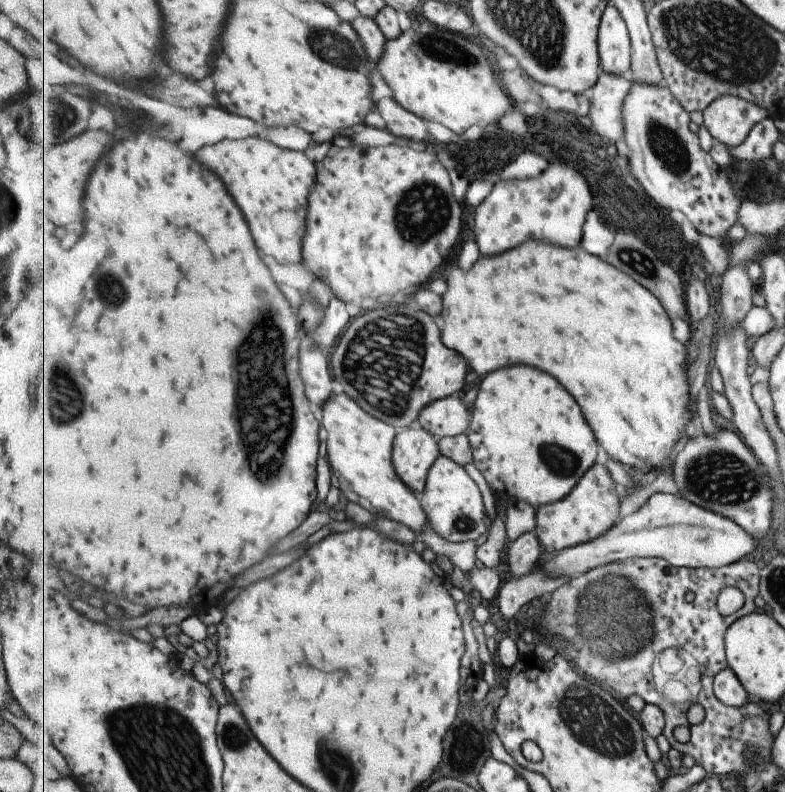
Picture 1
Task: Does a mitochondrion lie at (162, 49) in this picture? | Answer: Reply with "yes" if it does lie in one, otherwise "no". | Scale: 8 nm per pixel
no

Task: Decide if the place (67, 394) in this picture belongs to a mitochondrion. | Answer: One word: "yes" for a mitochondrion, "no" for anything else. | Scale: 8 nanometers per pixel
yes

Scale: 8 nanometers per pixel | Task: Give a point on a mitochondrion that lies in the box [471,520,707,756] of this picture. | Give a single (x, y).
(610, 614)

